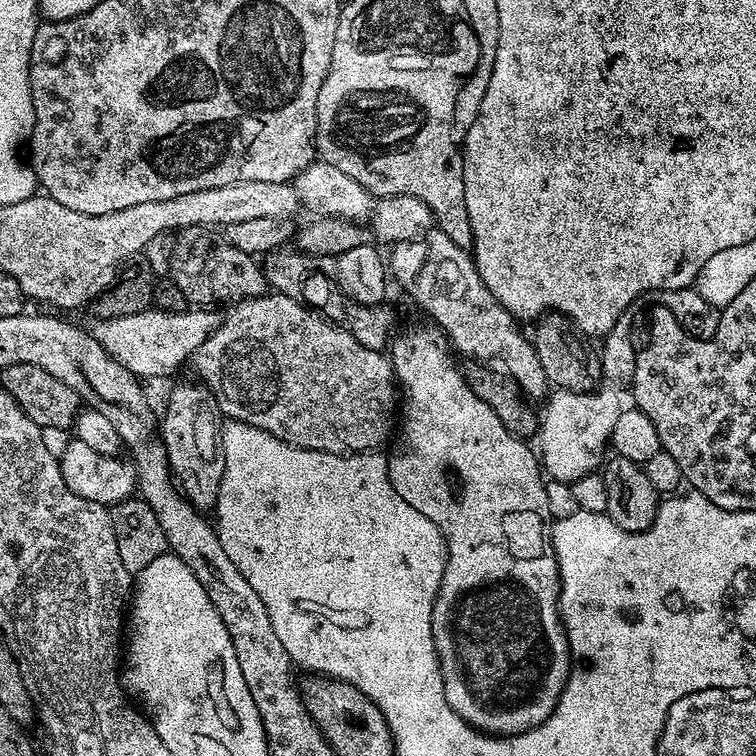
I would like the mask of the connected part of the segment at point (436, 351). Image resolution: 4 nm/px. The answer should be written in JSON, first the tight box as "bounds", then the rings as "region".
{"bounds":[388,322,570,736],"region":[[[431,322],[416,324],[408,328],[400,337],[397,335],[390,344],[390,359],[392,371],[402,385],[402,408],[404,421],[399,421],[398,436],[400,432],[400,452],[391,453],[388,456],[388,477],[418,510],[418,514],[426,514],[429,524],[435,524],[437,532],[442,534],[448,551],[446,570],[442,574],[442,582],[438,586],[438,594],[432,611],[432,633],[434,634],[434,646],[438,654],[438,662],[442,670],[442,686],[446,690],[446,702],[465,720],[471,728],[475,728],[481,734],[490,736],[517,736],[526,730],[536,728],[554,710],[554,706],[560,700],[564,685],[568,682],[568,670],[570,667],[570,653],[568,651],[568,639],[564,633],[564,623],[560,621],[560,571],[556,565],[556,555],[552,545],[552,525],[554,523],[548,505],[548,495],[544,489],[546,480],[542,475],[542,465],[537,453],[527,448],[525,441],[506,430],[502,426],[502,418],[494,414],[494,410],[468,385],[467,375],[456,365],[457,357],[450,347],[450,341],[444,335],[444,331],[437,328]]]}

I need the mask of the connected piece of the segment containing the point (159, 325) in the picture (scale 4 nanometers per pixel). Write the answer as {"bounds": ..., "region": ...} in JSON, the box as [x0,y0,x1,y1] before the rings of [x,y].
{"bounds":[94,310,221,377],"region":[[[149,310],[130,314],[122,318],[96,320],[94,335],[104,347],[124,367],[128,367],[136,377],[168,376],[175,368],[184,364],[184,359],[195,357],[196,349],[206,342],[206,338],[220,325],[221,317],[212,310],[188,310],[192,312],[156,312]]]}

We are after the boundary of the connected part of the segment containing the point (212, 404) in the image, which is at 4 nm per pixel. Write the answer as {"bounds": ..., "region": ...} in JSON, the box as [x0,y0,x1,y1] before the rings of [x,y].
{"bounds":[162,384,224,510],"region":[[[180,384],[169,394],[168,405],[164,408],[164,418],[162,414],[162,439],[166,446],[166,454],[180,491],[193,506],[201,510],[212,510],[216,507],[218,490],[224,473],[224,454],[220,450],[221,427],[222,413],[207,388],[203,386],[195,388],[192,384]]]}

